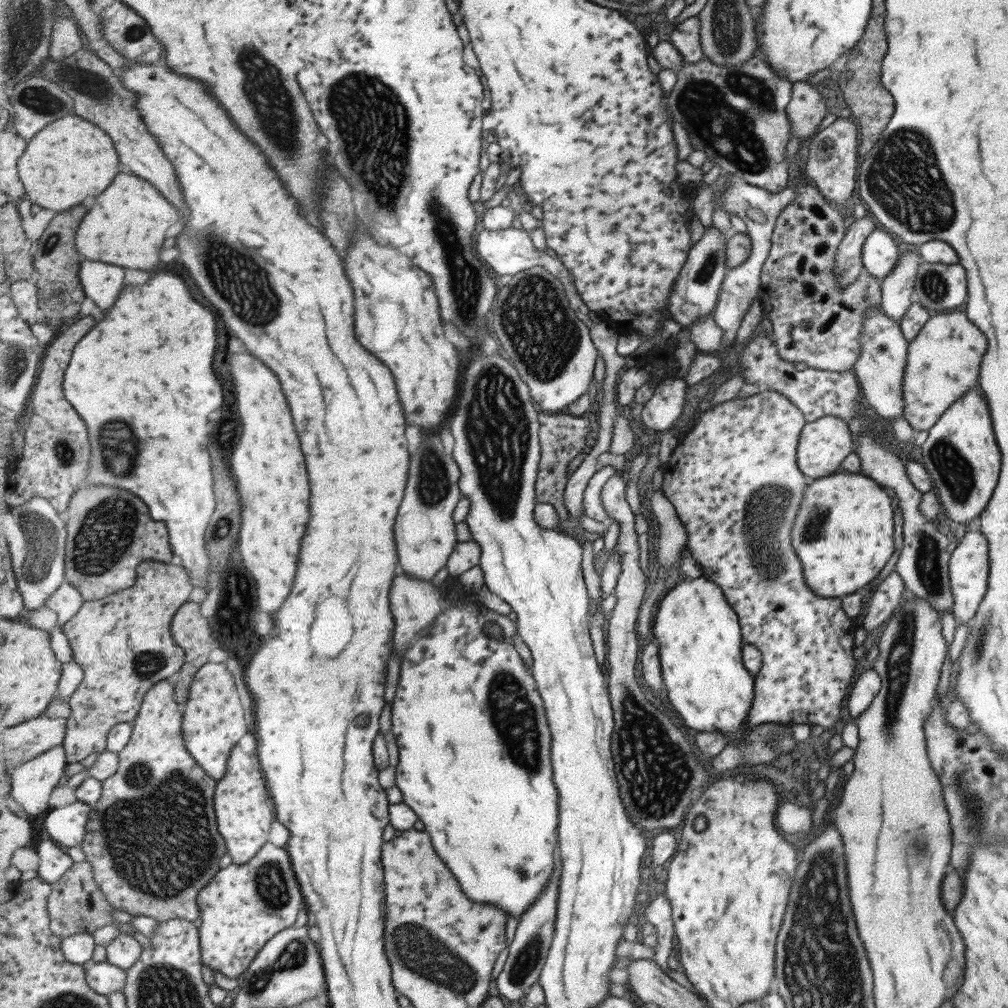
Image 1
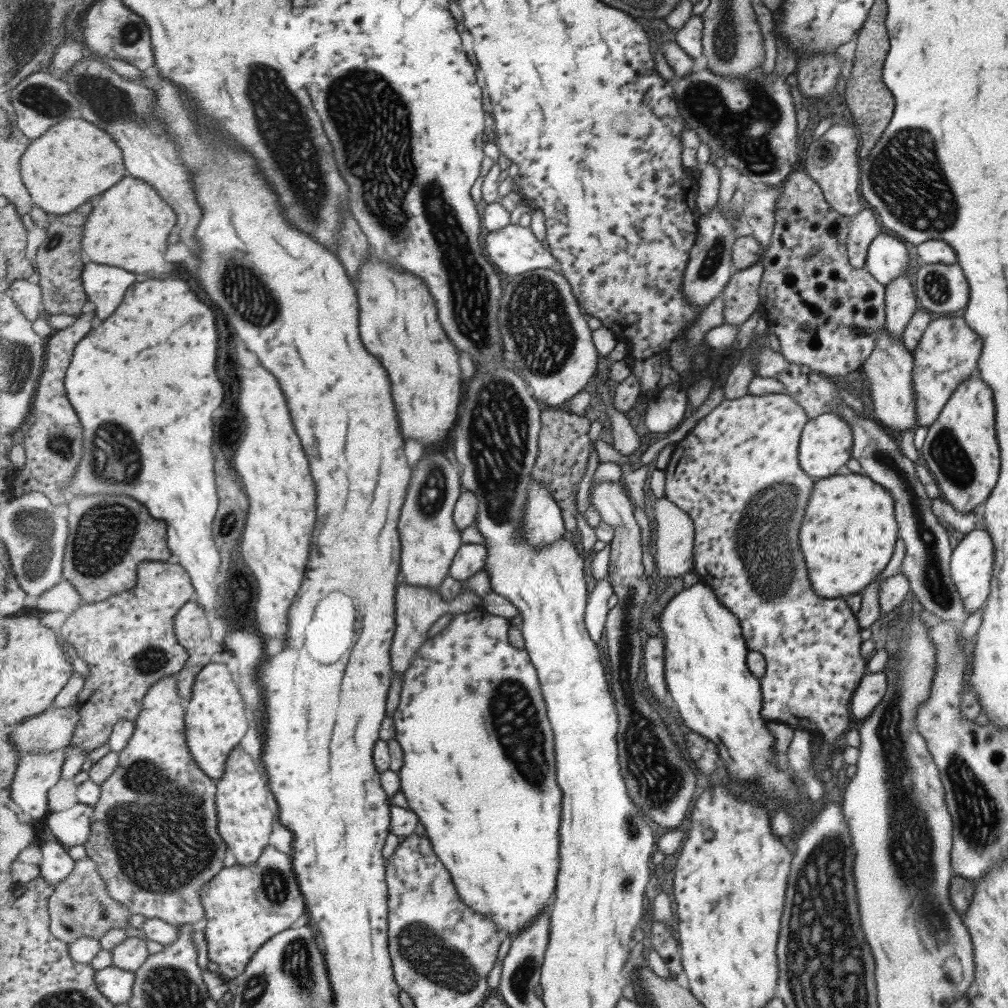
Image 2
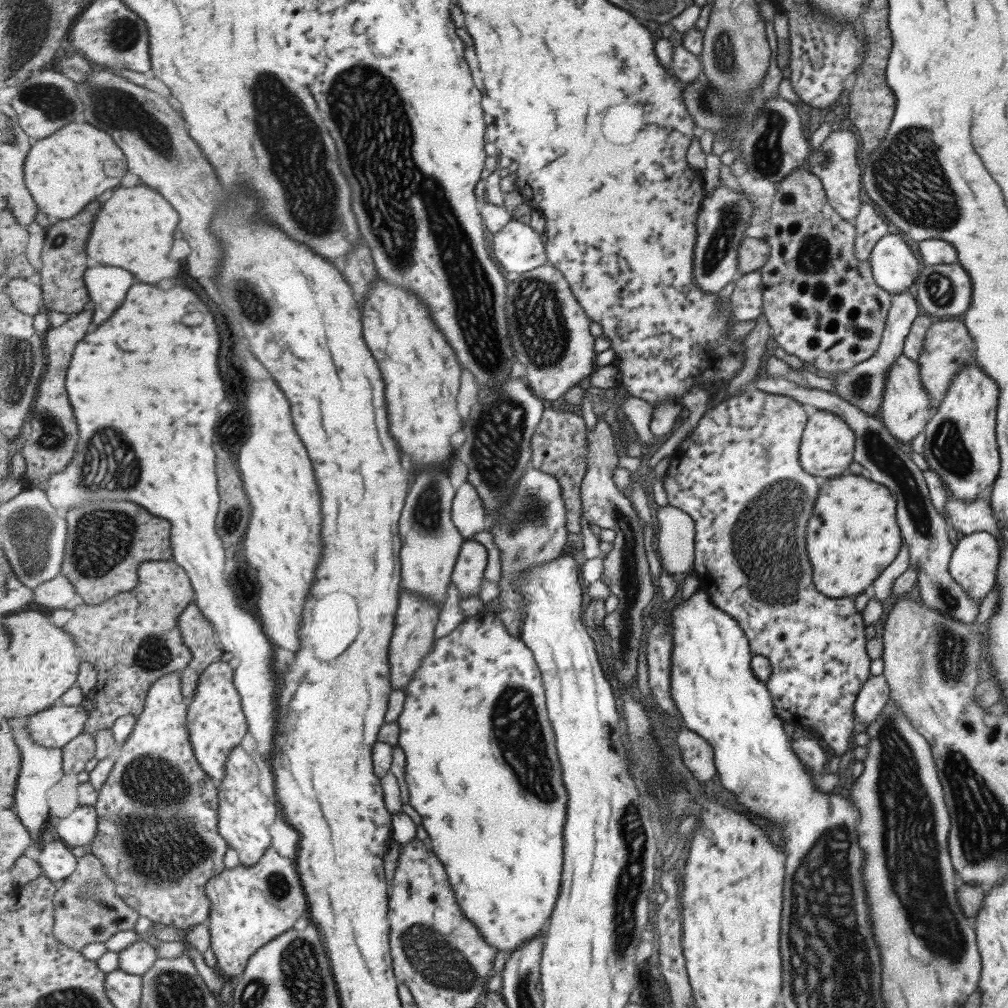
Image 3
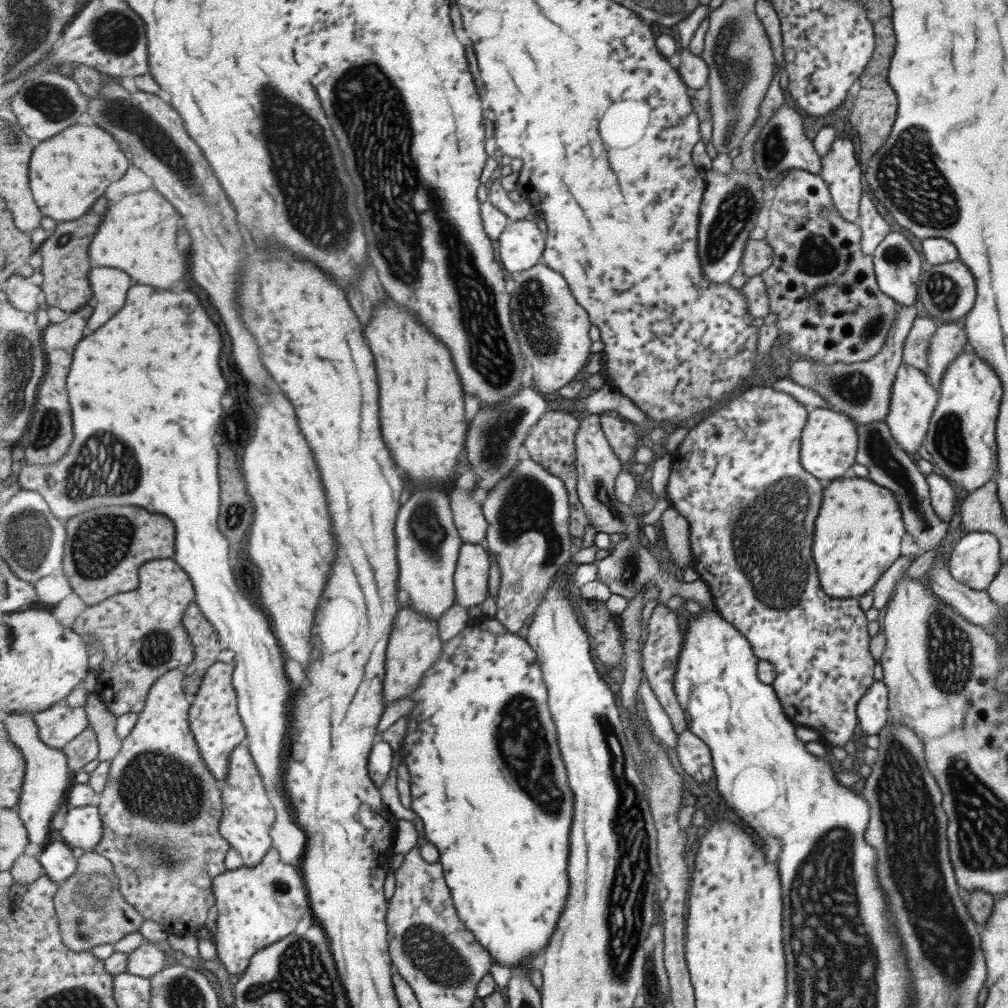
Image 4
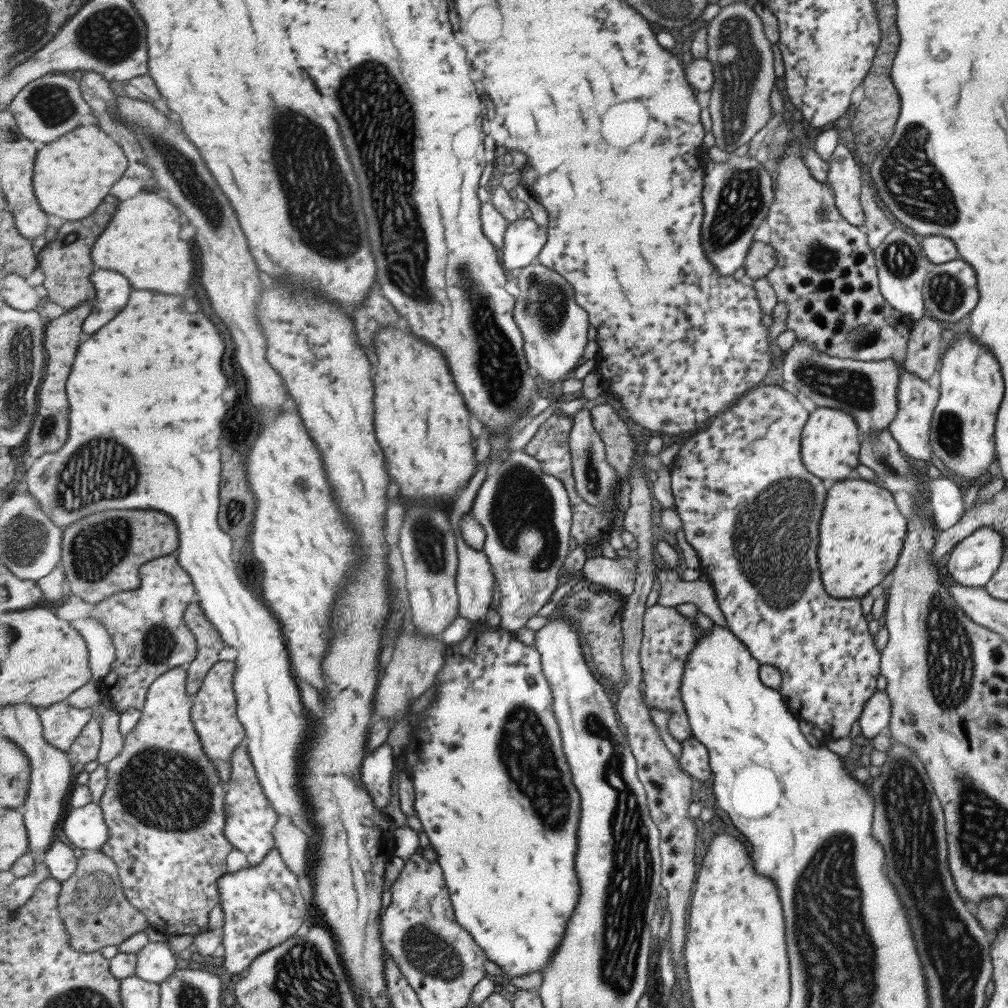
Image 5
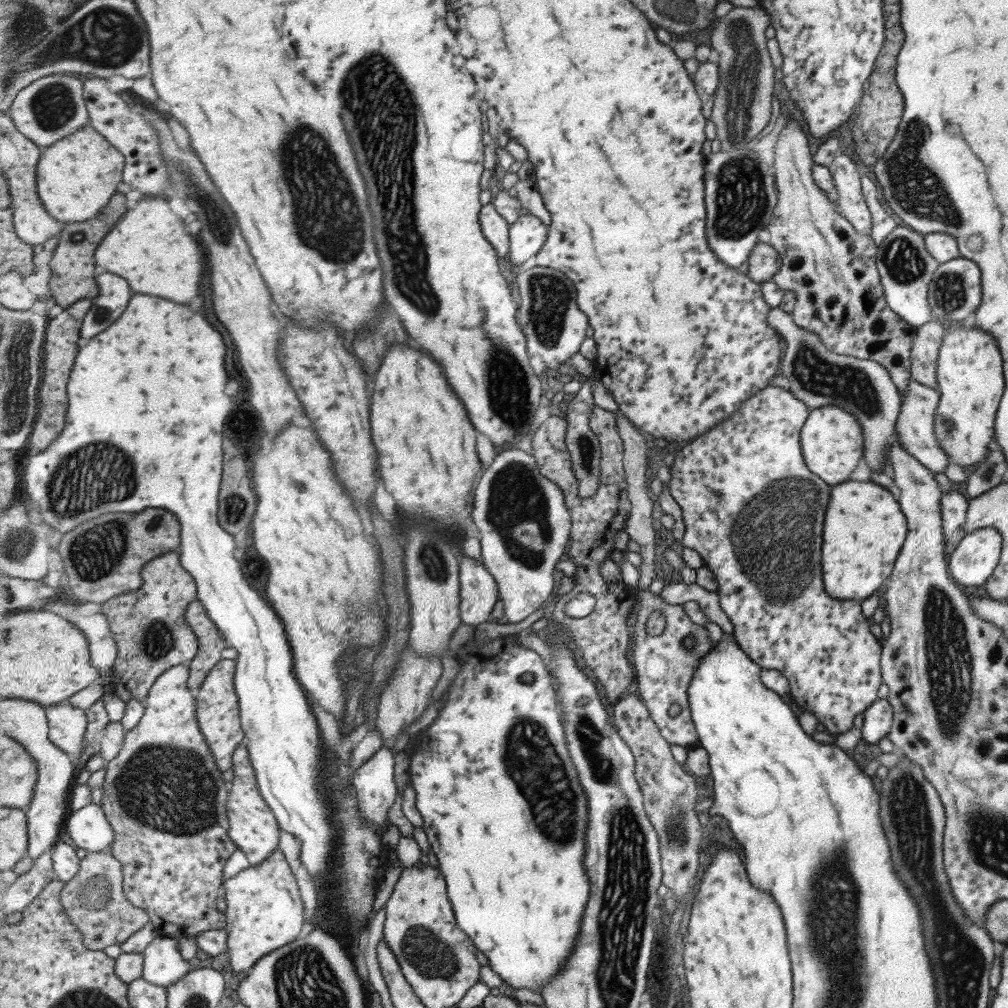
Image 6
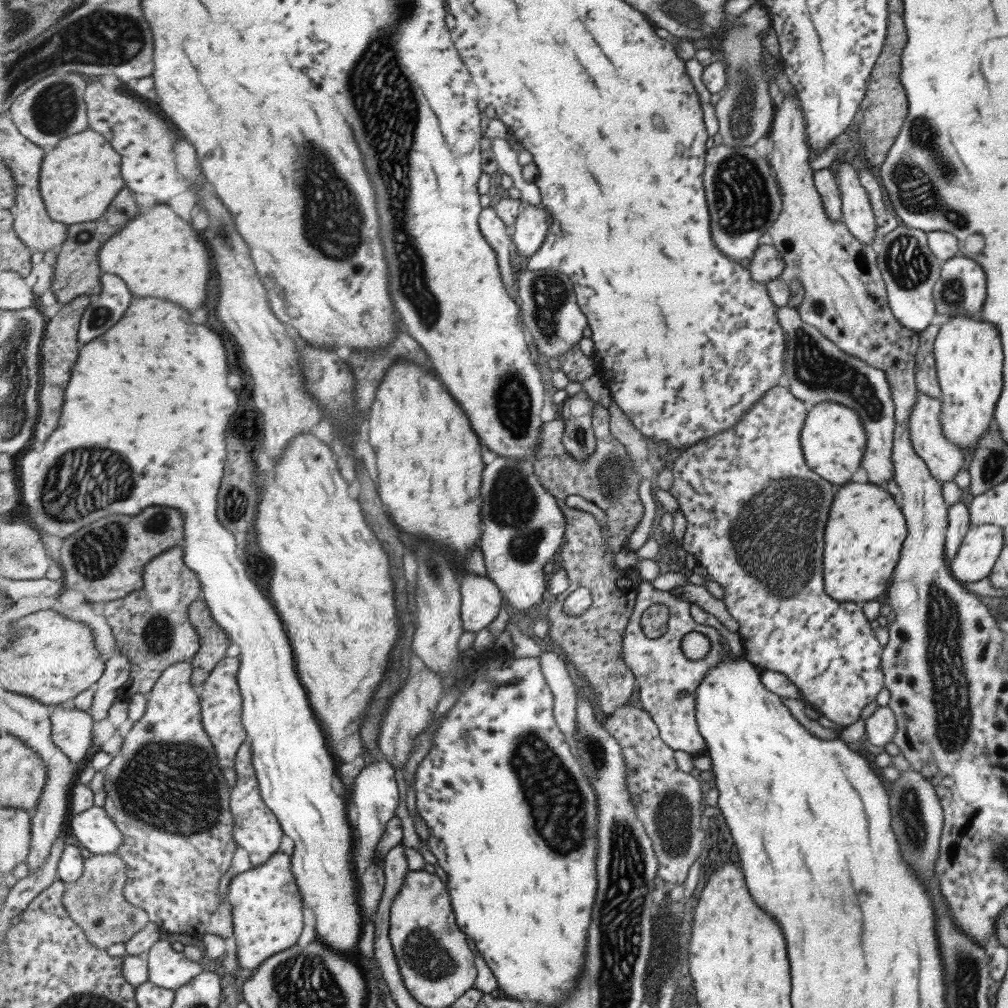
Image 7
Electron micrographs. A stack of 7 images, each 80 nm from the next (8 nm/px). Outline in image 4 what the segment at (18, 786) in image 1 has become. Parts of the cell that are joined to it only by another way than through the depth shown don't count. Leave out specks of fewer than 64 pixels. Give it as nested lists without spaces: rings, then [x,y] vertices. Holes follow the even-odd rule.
[[[13,713],[7,714],[6,717],[11,740],[23,751],[27,762],[26,780],[22,786],[21,801],[17,810],[27,827],[31,848],[36,851],[45,848],[51,842],[49,832],[53,829],[52,820],[59,810],[67,788],[71,786],[72,770],[62,749],[53,748],[41,740],[33,713]]]

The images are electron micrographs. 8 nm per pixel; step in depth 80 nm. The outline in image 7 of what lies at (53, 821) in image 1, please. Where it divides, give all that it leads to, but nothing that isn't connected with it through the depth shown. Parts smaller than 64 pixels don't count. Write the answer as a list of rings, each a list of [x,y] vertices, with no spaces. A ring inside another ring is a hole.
[[[99,805],[78,815],[70,814],[66,828],[93,855],[117,854],[124,841],[106,808]]]

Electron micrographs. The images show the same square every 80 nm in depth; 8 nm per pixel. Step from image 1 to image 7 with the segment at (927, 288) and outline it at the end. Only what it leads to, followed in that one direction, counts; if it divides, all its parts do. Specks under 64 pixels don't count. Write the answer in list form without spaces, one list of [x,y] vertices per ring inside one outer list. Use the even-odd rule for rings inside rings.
[[[959,254],[948,258],[941,266],[939,278],[935,280],[931,289],[935,312],[949,317],[960,314],[978,315],[986,295],[985,287],[982,266]]]

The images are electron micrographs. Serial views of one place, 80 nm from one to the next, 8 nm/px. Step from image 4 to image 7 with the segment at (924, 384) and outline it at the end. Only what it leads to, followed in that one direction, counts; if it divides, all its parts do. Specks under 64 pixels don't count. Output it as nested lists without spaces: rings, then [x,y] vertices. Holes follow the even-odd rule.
[[[917,391],[915,404],[911,407],[907,419],[907,430],[911,446],[915,454],[923,460],[932,478],[941,485],[945,482],[954,482],[954,476],[967,466],[967,455],[942,434],[939,424],[940,401]]]

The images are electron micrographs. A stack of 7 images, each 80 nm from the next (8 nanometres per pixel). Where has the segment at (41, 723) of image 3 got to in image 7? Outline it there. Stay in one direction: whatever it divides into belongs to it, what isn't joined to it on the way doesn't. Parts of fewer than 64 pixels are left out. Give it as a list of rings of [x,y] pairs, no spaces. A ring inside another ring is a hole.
[[[61,705],[53,706],[52,737],[55,744],[74,764],[87,756],[93,744],[95,721],[89,712],[81,709],[68,710]]]

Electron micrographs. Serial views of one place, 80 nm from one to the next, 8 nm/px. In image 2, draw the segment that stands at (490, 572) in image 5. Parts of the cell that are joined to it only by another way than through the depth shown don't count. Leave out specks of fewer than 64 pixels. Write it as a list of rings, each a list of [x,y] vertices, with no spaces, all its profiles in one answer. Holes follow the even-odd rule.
[[[463,544],[450,568],[450,576],[463,583],[475,572],[485,570],[488,549],[483,544]]]

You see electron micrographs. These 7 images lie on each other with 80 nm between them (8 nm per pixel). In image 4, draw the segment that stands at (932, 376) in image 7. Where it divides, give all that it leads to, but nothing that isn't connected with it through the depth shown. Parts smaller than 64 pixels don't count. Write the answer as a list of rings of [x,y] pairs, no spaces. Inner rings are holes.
[[[920,314],[912,320],[902,346],[902,362],[919,369],[924,374],[927,368],[927,349],[937,322],[928,315]]]

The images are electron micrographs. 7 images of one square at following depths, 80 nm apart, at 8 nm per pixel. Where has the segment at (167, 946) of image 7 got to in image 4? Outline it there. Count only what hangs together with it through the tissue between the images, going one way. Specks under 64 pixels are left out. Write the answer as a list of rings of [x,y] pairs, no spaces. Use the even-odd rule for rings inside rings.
[[[145,942],[135,952],[129,954],[129,973],[151,979],[169,966],[167,954],[155,943]]]

